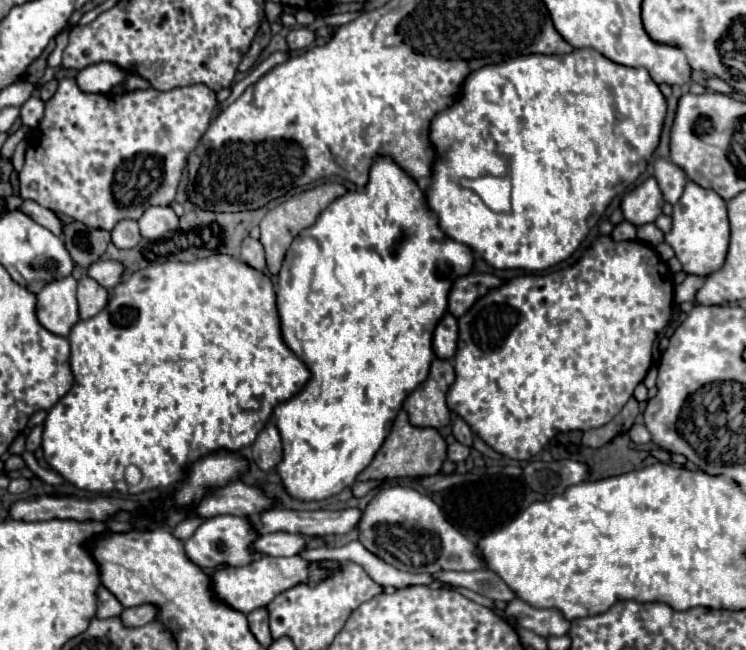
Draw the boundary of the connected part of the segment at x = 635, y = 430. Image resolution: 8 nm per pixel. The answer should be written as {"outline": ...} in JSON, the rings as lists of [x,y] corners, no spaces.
{"outline":[[[632,425],[628,433],[630,433],[630,439],[632,439],[634,443],[638,443],[638,445],[640,445],[640,443],[648,443],[648,441],[650,441],[650,433],[646,431],[646,427],[644,427],[644,425]]]}

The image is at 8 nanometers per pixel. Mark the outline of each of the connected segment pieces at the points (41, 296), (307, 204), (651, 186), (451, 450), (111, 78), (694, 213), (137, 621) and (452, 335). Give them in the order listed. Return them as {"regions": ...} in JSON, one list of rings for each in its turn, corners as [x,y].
{"regions":[[[[66,277],[48,283],[38,295],[38,321],[56,335],[68,337],[74,323],[78,323],[76,303],[76,279]]],[[[324,183],[324,185],[318,185],[314,189],[308,189],[308,191],[302,191],[294,197],[290,197],[288,201],[280,203],[278,207],[274,207],[272,211],[266,213],[266,217],[260,221],[260,243],[264,245],[264,251],[266,251],[266,263],[268,263],[268,271],[272,275],[278,275],[280,271],[280,265],[282,265],[282,259],[284,259],[284,253],[286,249],[290,247],[292,239],[306,227],[314,225],[314,221],[318,219],[318,215],[338,197],[342,197],[346,193],[344,185],[340,183]]],[[[648,177],[642,185],[634,187],[622,199],[622,213],[624,219],[632,225],[640,227],[646,223],[654,223],[656,217],[662,213],[664,197],[654,177]]],[[[452,443],[450,447],[448,447],[448,459],[450,461],[464,461],[466,457],[470,455],[470,447],[466,447],[466,445],[462,445],[462,443]]],[[[96,63],[82,69],[76,75],[76,83],[84,93],[108,93],[114,85],[124,83],[126,73],[118,71],[118,67],[110,67],[110,63]]],[[[688,181],[682,197],[674,205],[672,219],[674,219],[674,225],[672,225],[672,231],[664,235],[664,243],[668,243],[674,249],[684,271],[702,275],[702,277],[718,271],[726,259],[728,241],[730,241],[726,201],[716,191],[704,189],[698,183]]],[[[144,603],[144,605],[138,605],[138,607],[124,609],[122,621],[124,621],[126,627],[140,627],[140,625],[150,623],[156,615],[158,615],[158,607],[152,605],[152,603]]],[[[444,313],[444,317],[438,321],[434,335],[432,335],[432,349],[436,357],[440,359],[452,359],[456,351],[458,341],[458,323],[456,317],[450,313]]]]}

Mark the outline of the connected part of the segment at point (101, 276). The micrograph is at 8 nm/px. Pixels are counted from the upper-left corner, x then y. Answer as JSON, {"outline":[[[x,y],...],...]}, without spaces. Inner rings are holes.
{"outline":[[[100,259],[88,271],[88,277],[96,279],[108,291],[112,291],[122,281],[122,275],[124,275],[124,265],[114,259]]]}

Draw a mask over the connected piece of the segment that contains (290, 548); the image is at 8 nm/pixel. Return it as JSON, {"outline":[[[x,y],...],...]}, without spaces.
{"outline":[[[278,533],[278,535],[262,535],[254,539],[250,549],[260,555],[268,557],[290,557],[298,555],[300,549],[304,549],[308,539],[304,535],[290,535],[290,533]]]}

